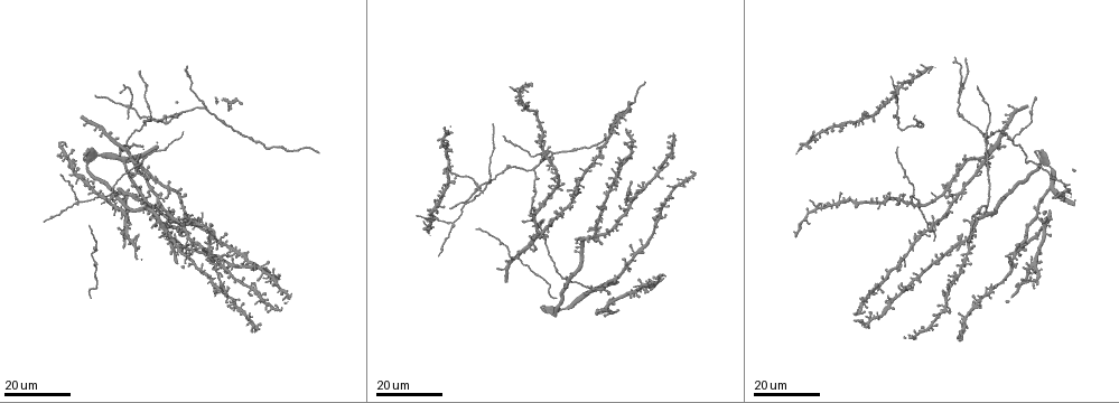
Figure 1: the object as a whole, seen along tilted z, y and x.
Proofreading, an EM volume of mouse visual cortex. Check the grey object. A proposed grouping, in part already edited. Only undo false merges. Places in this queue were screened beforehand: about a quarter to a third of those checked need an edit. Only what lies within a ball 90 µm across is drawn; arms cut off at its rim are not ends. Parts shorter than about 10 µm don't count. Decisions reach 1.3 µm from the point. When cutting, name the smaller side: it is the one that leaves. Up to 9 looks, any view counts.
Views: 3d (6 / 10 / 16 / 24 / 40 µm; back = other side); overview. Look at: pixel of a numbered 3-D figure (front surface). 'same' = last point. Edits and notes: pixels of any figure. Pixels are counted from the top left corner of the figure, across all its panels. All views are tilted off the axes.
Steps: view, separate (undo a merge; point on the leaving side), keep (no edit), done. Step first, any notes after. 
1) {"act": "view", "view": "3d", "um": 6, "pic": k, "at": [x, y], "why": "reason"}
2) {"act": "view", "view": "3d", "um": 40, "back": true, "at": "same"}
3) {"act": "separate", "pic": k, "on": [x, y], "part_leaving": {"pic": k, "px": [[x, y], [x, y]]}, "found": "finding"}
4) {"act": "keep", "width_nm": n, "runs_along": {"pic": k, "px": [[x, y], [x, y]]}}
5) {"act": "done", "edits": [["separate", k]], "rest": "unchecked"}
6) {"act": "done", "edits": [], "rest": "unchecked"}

{"act": "view", "view": "3d", "um": 16, "pic": 1, "at": [451, 225]}

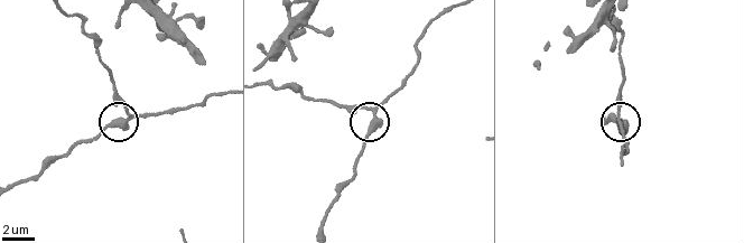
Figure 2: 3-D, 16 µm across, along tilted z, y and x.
{"act": "view", "view": "3d", "um": 10, "pic": 2, "at": [375, 125], "why": "closer look"}

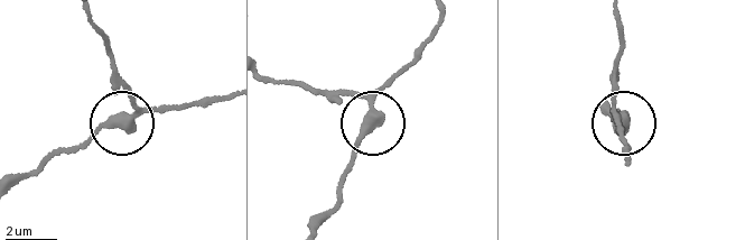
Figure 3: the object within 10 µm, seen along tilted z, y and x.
{"act": "separate", "pic": 3, "on": [106, 126], "width_nm": 380, "part_leaving": {"pic": 3, "px": [[137, 109], [221, 98]]}, "found": "two neurons meet here"}

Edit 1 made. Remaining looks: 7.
{"act": "view", "view": "overview"}

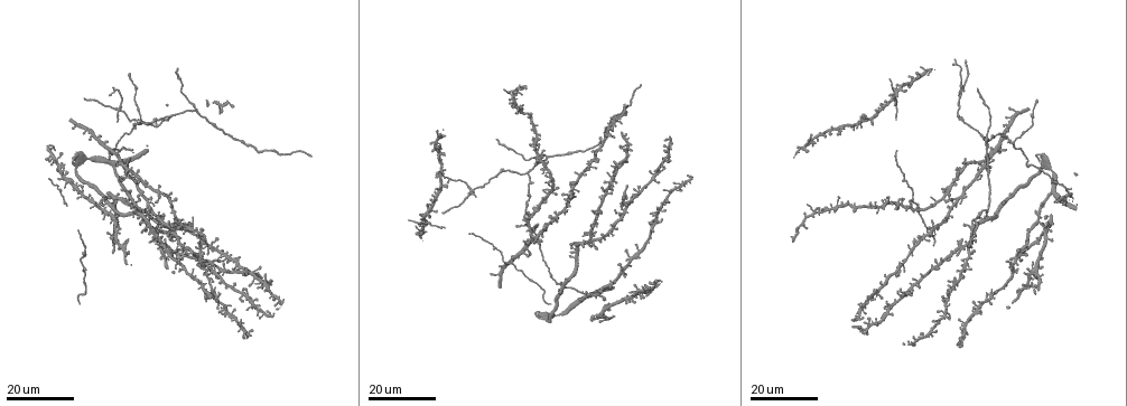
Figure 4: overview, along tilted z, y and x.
{"act": "view", "view": "3d", "um": 16, "pic": 4, "at": [171, 116], "why": "three-way junction"}

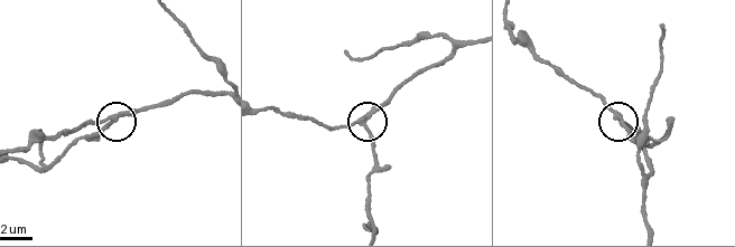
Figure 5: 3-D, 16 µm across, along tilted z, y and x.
{"act": "view", "view": "3d", "um": 6, "pic": 5, "at": [619, 117]}

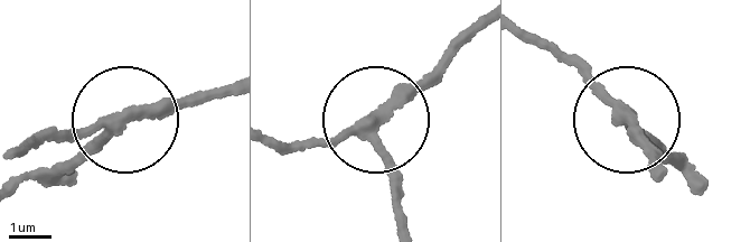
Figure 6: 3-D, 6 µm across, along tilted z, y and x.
{"act": "keep", "runs_along": {"pic": 6, "px": [[22, 180], [124, 126], [213, 94]]}, "found": "all the same neuron"}

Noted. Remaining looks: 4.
{"act": "view", "view": "3d", "um": 16, "pic": 4, "at": [1008, 139], "why": "four arms meet"}

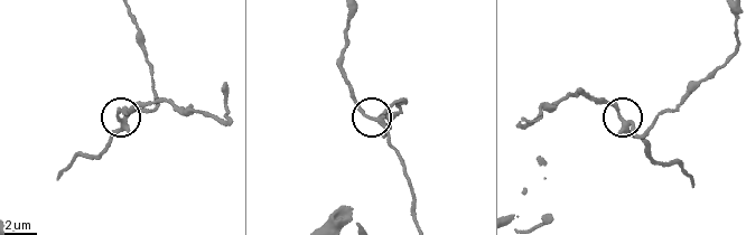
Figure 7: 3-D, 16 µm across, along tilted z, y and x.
{"act": "view", "view": "3d", "um": 10, "pic": 7, "at": [625, 122]}

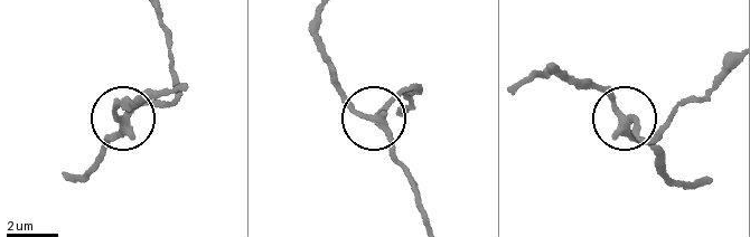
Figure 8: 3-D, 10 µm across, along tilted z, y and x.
{"act": "keep", "side_arm_um": 21, "runs_along": {"pic": 8, "px": [[700, 186], [673, 180], [663, 154], [625, 120], [647, 144]]}, "found": "continuous, no second neuron"}

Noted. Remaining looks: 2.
{"act": "view", "view": "3d", "um": 16, "pic": 4, "at": [578, 241]}

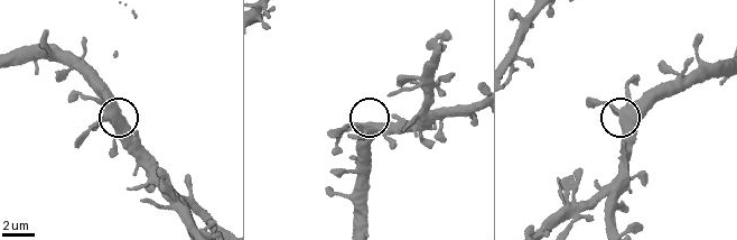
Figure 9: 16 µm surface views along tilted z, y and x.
{"act": "view", "view": "3d", "um": 10, "pic": 9, "at": [108, 119], "why": "zoom in"}

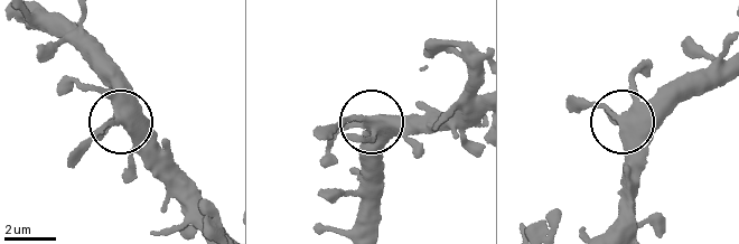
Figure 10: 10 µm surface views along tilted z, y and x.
{"act": "keep", "width_nm": 430, "runs_along": {"pic": 10, "px": [[18, 15], [73, 44], [120, 87], [118, 118], [78, 144]]}, "found": "one neuron here"}

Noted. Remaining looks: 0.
{"act": "done", "edits": [["separate", 3]], "rest": "unchecked"}

